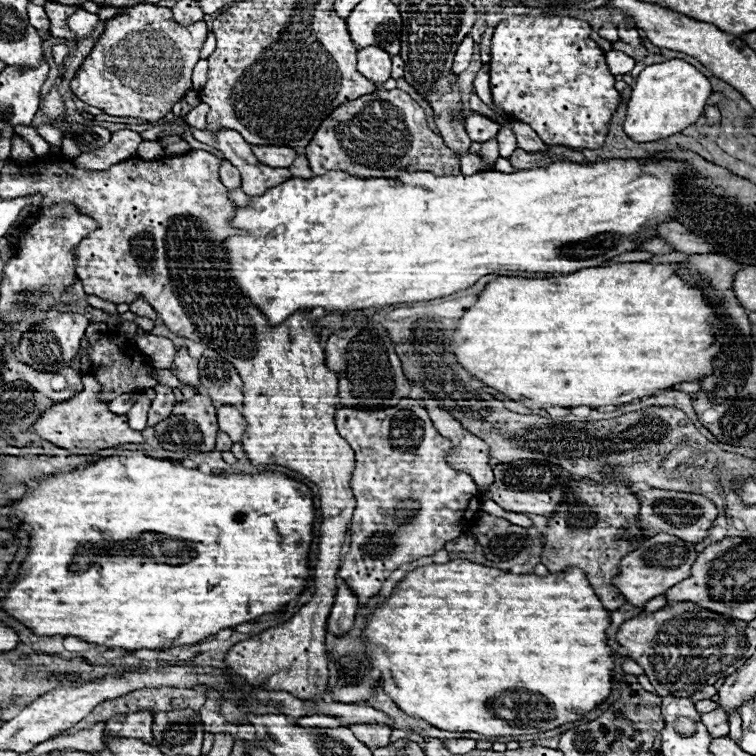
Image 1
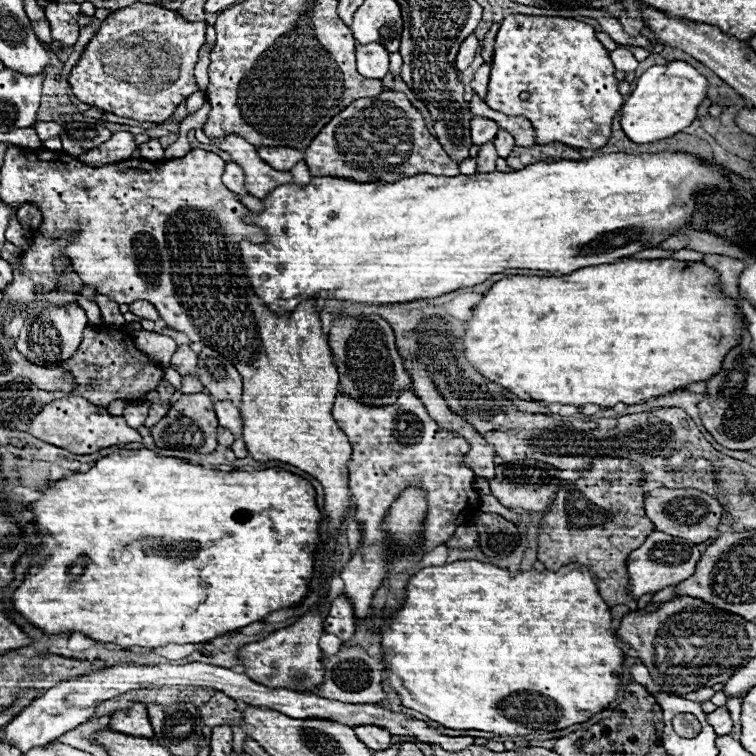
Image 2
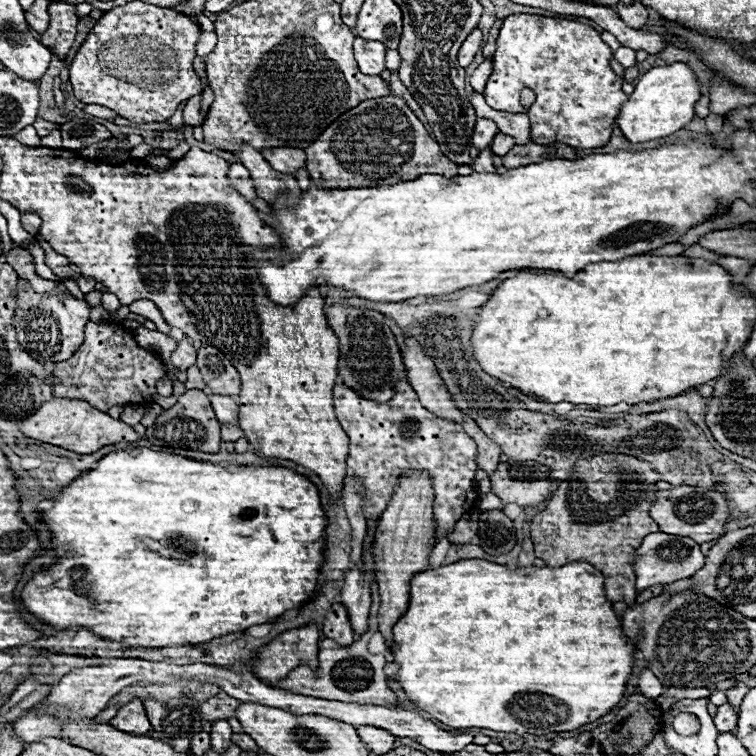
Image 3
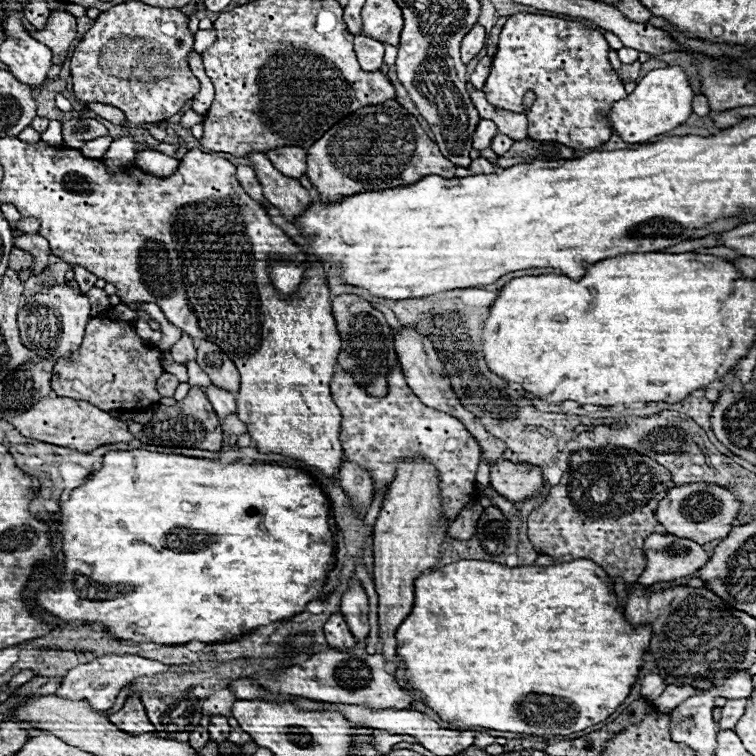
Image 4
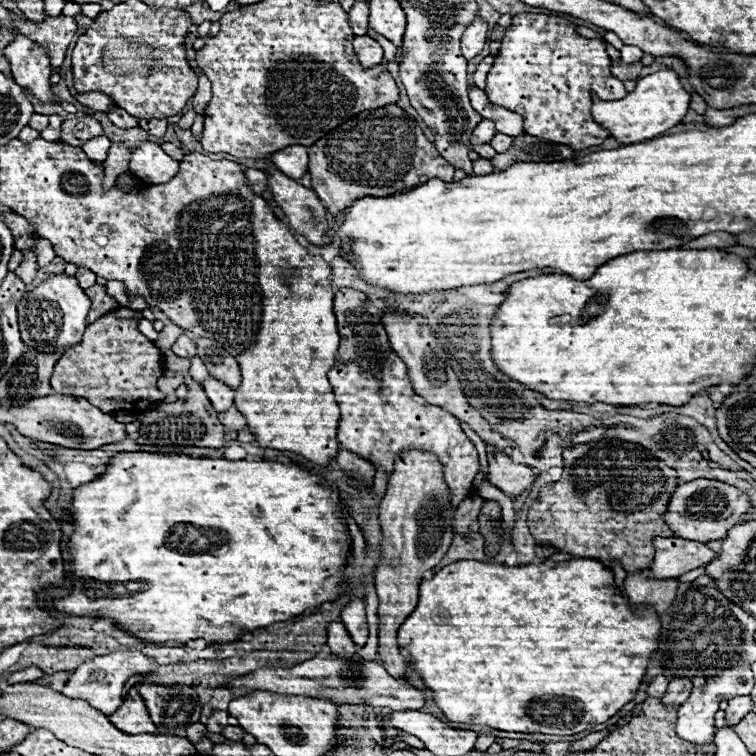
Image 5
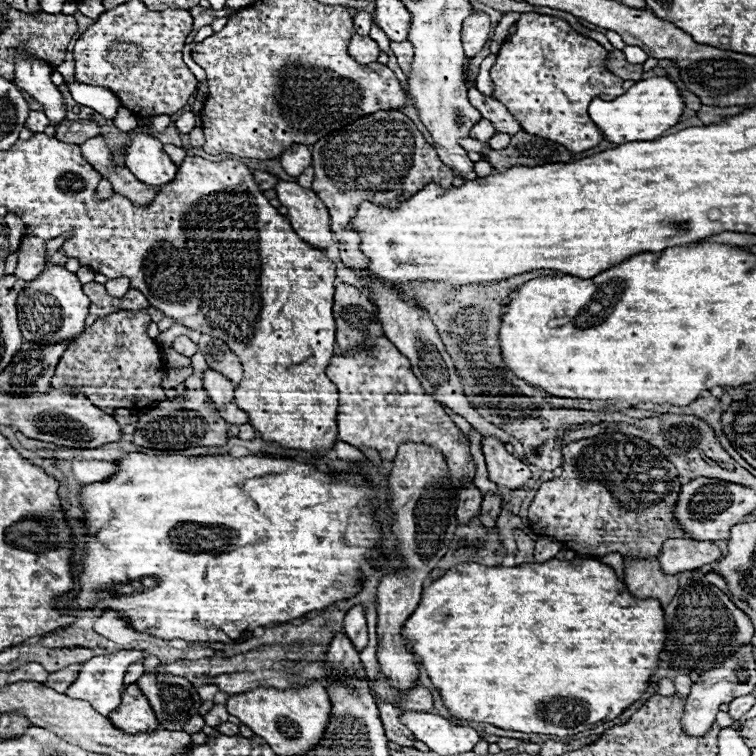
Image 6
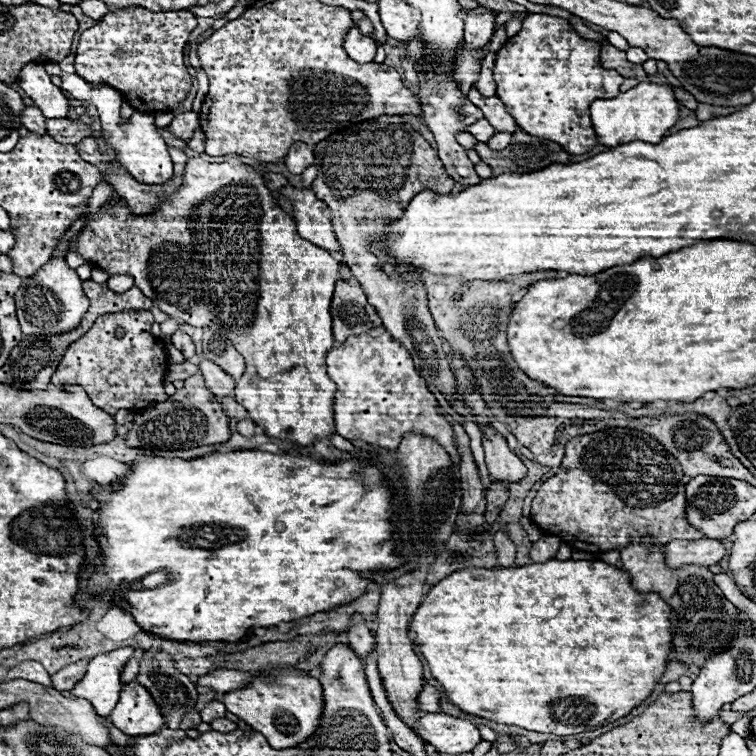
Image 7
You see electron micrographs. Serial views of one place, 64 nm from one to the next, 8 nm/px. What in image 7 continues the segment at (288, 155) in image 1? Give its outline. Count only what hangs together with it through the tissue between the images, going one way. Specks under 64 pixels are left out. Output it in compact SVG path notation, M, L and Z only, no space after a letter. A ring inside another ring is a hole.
M296 142L292 144L288 156L286 156L286 166L292 174L302 174L308 166L314 164L314 148L304 144L304 142Z

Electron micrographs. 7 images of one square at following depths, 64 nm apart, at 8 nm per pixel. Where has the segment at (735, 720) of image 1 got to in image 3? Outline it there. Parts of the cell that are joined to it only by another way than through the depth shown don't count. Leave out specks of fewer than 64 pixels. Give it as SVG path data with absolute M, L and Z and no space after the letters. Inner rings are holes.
M738 680L738 684L734 684L732 688L728 688L724 694L726 694L727 700L730 704L740 706L742 700L744 700L744 696L746 696L746 692L750 692L750 686L748 686L746 682Z

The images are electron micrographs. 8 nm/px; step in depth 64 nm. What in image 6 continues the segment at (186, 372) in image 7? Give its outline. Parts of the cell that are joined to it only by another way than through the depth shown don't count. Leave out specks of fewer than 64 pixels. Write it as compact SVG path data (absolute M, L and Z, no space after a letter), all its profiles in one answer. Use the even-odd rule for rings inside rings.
M184 366L184 368L170 368L162 380L162 388L176 388L178 384L182 384L190 374L192 374L192 366Z

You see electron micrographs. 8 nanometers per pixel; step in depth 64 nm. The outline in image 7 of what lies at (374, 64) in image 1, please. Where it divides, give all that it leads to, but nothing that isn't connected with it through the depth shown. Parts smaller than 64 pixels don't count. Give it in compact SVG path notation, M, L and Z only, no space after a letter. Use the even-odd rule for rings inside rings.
M352 26L346 36L344 36L344 50L348 52L348 56L360 64L372 62L376 56L376 42L372 38L366 38L360 34L358 26Z

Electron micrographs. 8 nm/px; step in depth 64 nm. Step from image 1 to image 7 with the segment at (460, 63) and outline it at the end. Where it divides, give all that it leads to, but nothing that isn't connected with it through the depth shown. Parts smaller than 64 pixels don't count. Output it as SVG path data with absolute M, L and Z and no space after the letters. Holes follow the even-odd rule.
M478 6L466 14L466 20L464 20L466 48L484 48L490 42L496 30L494 18L496 18L494 10L484 6Z

